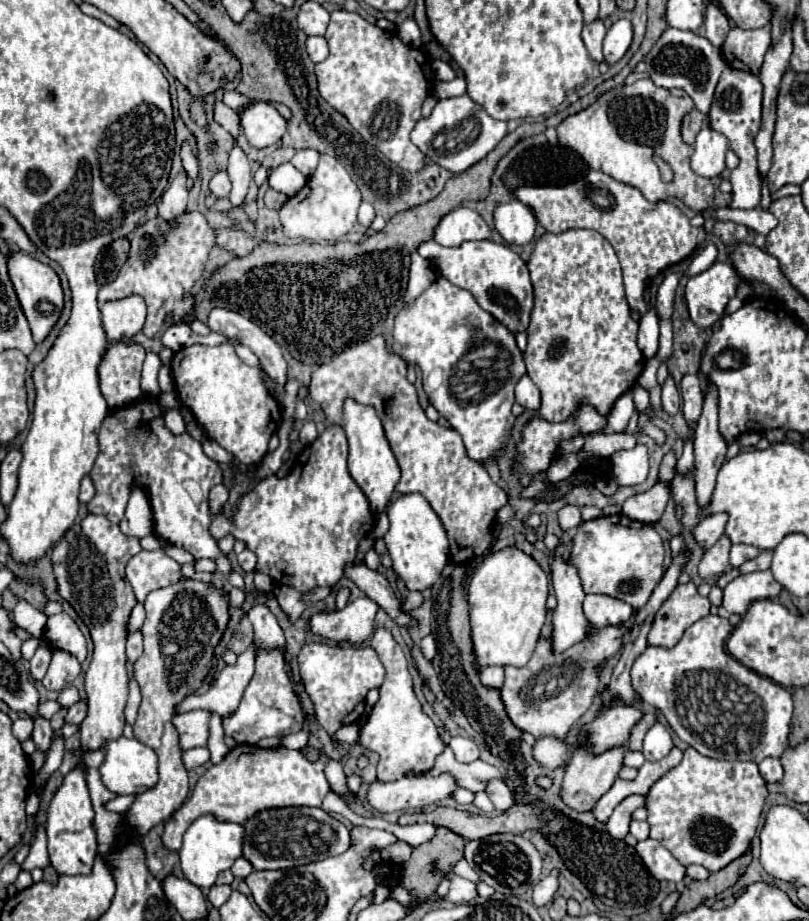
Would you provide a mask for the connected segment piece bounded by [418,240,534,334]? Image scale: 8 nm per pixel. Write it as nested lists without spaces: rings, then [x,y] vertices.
[[[428,240],[418,246],[418,254],[430,260],[438,268],[438,272],[452,284],[470,290],[478,300],[478,304],[484,310],[488,310],[498,322],[502,322],[510,332],[516,334],[528,328],[530,312],[534,306],[532,282],[526,262],[508,246],[496,244],[492,240],[480,240],[480,242],[464,242],[458,248],[446,248],[434,240]]]

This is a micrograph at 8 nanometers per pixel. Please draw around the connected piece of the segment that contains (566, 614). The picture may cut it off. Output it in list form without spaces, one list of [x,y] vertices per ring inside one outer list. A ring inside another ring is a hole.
[[[554,558],[552,564],[552,586],[556,592],[558,606],[552,614],[552,650],[560,654],[570,646],[586,640],[588,622],[582,612],[584,590],[576,568],[562,558]]]

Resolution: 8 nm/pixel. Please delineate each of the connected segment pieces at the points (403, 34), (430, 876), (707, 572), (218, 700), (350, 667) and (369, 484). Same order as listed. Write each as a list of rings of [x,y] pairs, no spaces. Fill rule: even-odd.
[[[406,18],[398,28],[398,38],[406,44],[406,46],[412,46],[412,48],[420,48],[422,46],[422,38],[420,38],[420,28],[416,24],[414,18]]]
[[[438,828],[436,830],[436,836],[424,844],[420,844],[418,848],[414,848],[412,852],[412,858],[402,866],[402,878],[400,878],[400,884],[410,892],[412,896],[412,904],[422,904],[426,902],[428,898],[432,898],[436,894],[436,888],[440,884],[440,874],[442,872],[450,872],[454,868],[454,864],[464,856],[464,838],[450,832],[448,828]],[[432,862],[436,862],[436,868],[438,868],[438,874],[432,872]]]
[[[722,536],[708,552],[704,552],[700,566],[698,566],[698,574],[704,580],[714,580],[720,574],[724,574],[728,570],[728,552],[730,552],[732,542]]]
[[[252,644],[246,652],[242,652],[232,666],[224,666],[218,674],[216,684],[202,696],[190,694],[178,704],[178,712],[190,712],[190,710],[210,710],[224,716],[230,716],[242,698],[242,692],[246,684],[250,682],[254,674],[254,658],[256,658],[258,646]]]
[[[312,642],[300,650],[298,662],[304,688],[316,708],[318,724],[330,736],[338,728],[360,720],[366,708],[366,694],[372,688],[380,688],[386,678],[386,670],[372,648],[342,648],[324,642]]]
[[[346,400],[344,402],[344,432],[348,438],[348,446],[350,446],[348,470],[350,470],[352,478],[358,482],[358,486],[366,494],[366,498],[370,502],[370,510],[374,514],[386,512],[394,486],[400,480],[400,468],[390,450],[390,444],[384,436],[384,428],[382,428],[380,418],[376,416],[374,408],[356,404],[354,400]]]

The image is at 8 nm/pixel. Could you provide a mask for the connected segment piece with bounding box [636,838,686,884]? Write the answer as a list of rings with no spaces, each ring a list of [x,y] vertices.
[[[642,840],[636,846],[638,856],[642,858],[644,866],[654,874],[658,880],[668,880],[668,882],[682,882],[686,876],[686,868],[658,842],[658,840]]]

